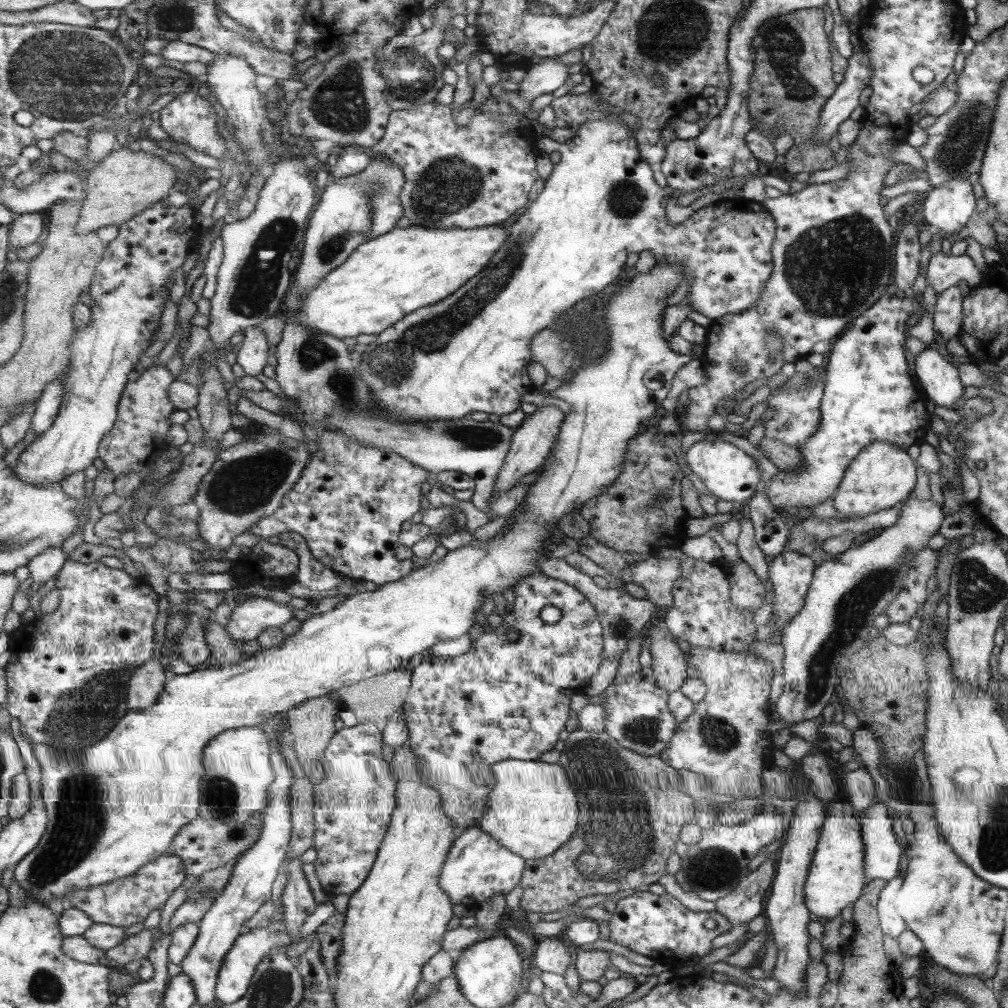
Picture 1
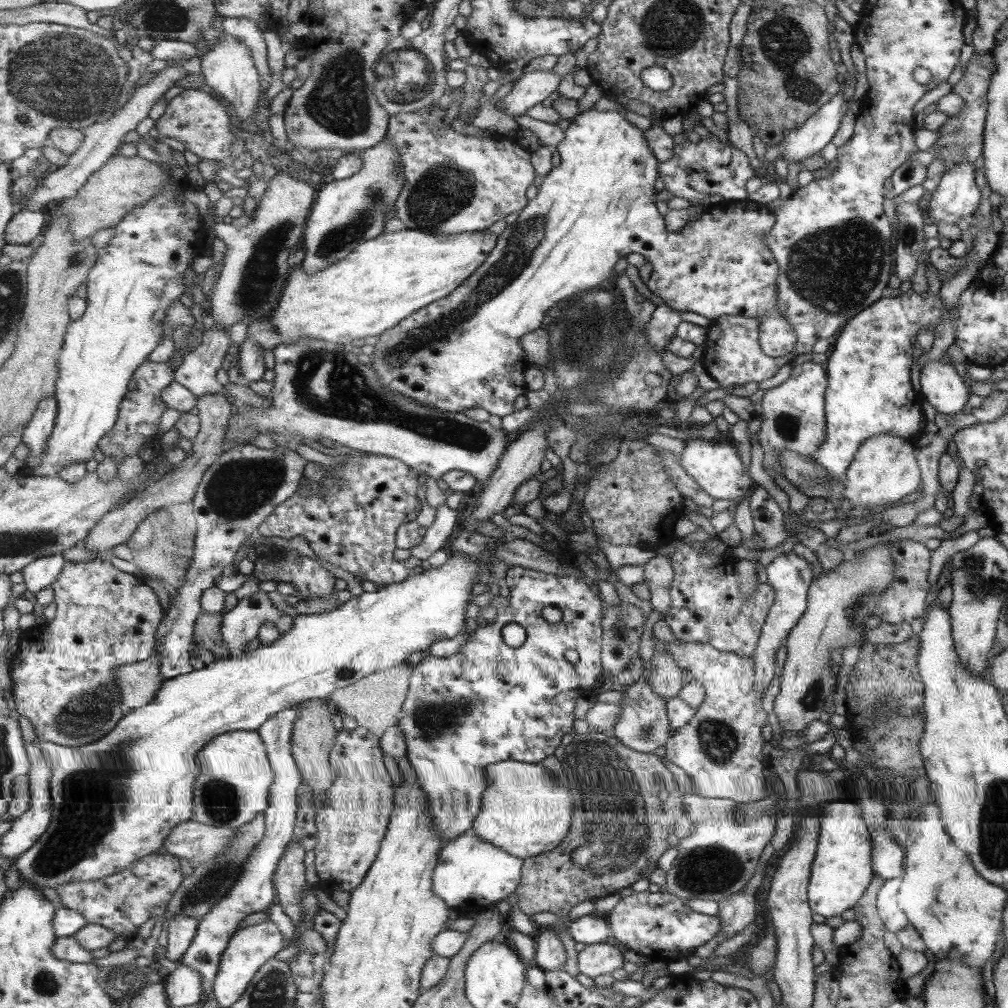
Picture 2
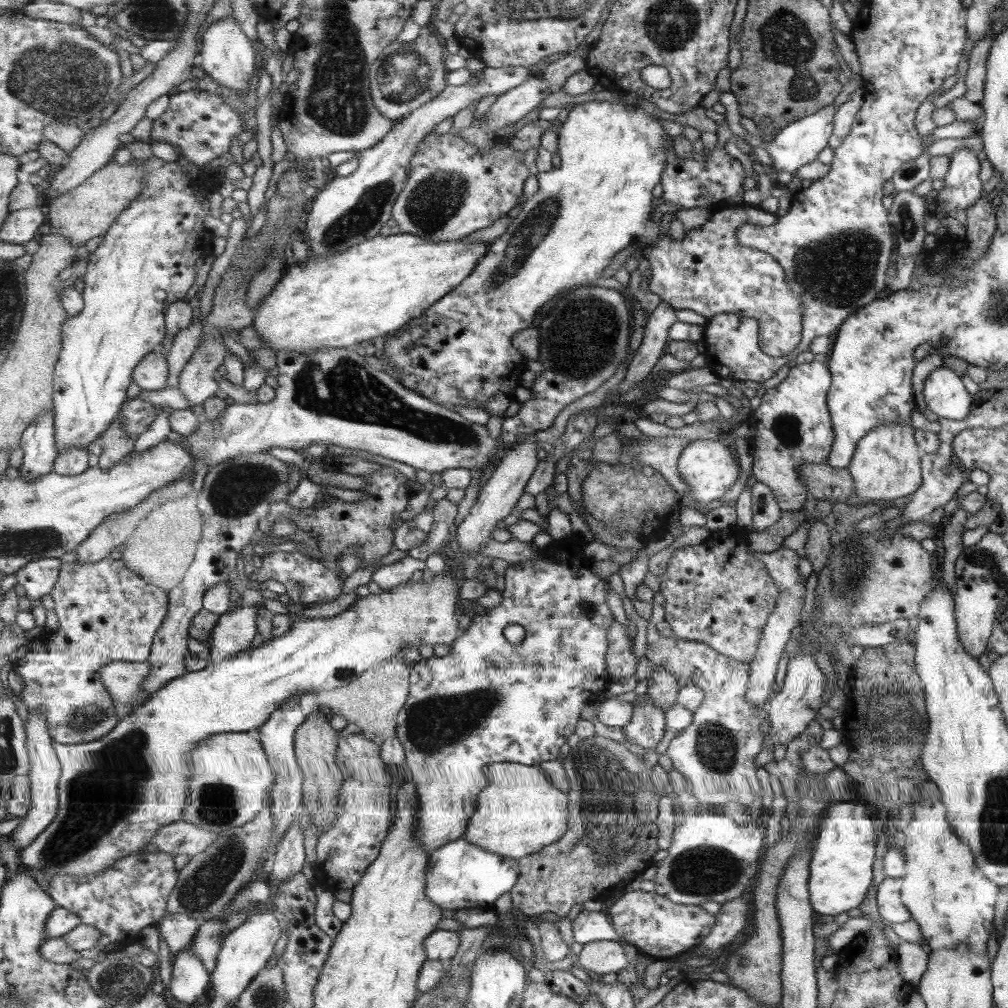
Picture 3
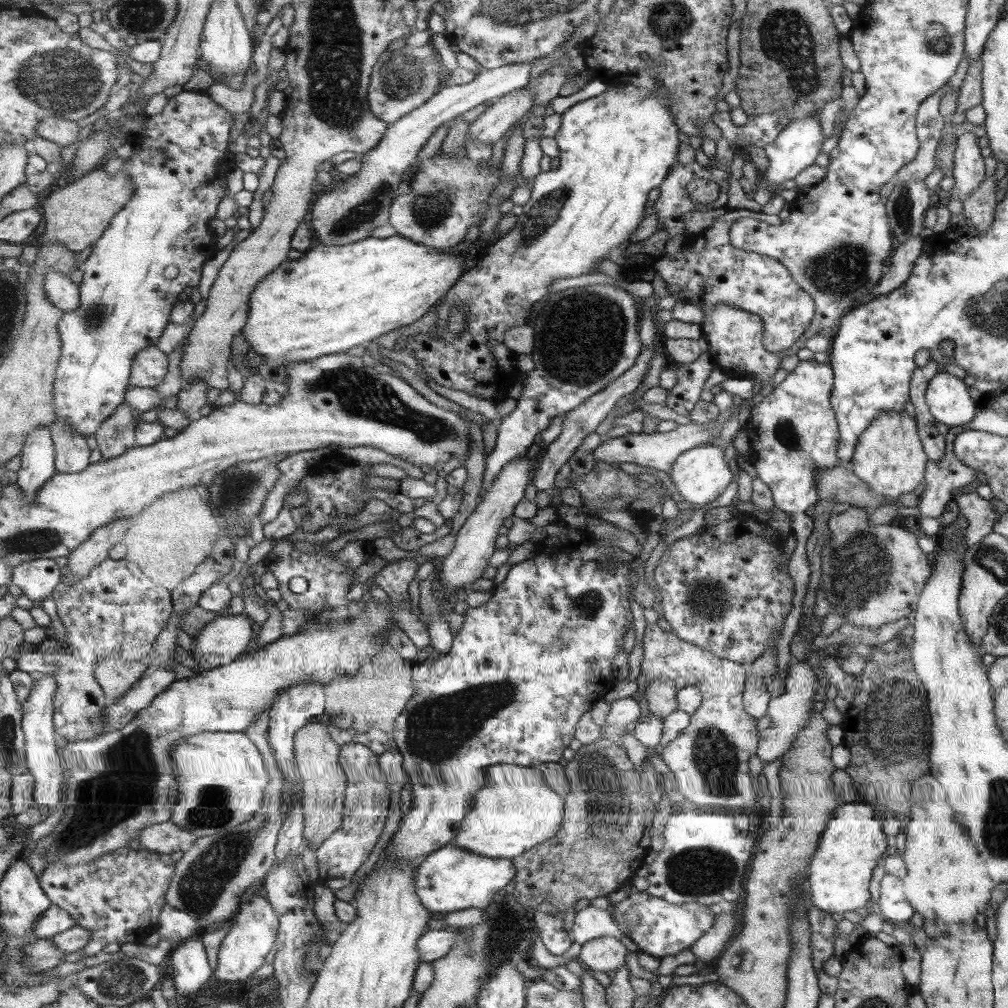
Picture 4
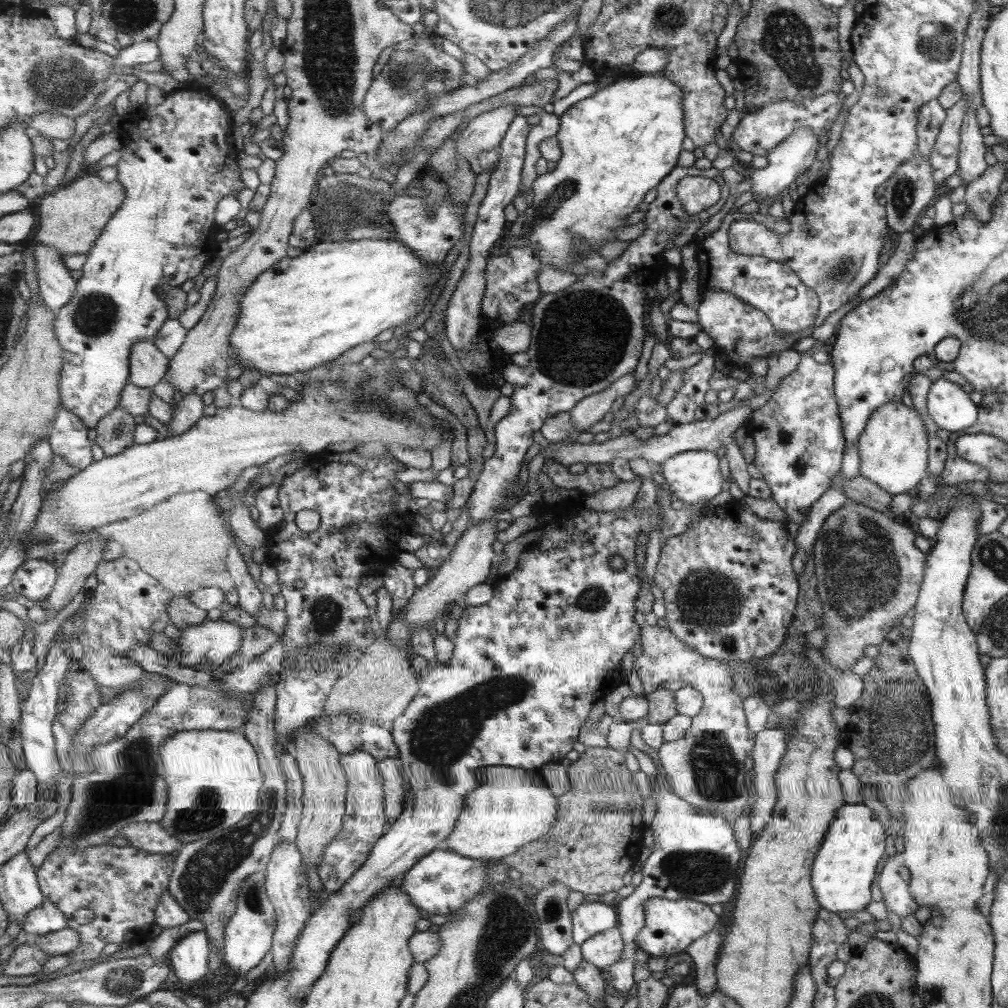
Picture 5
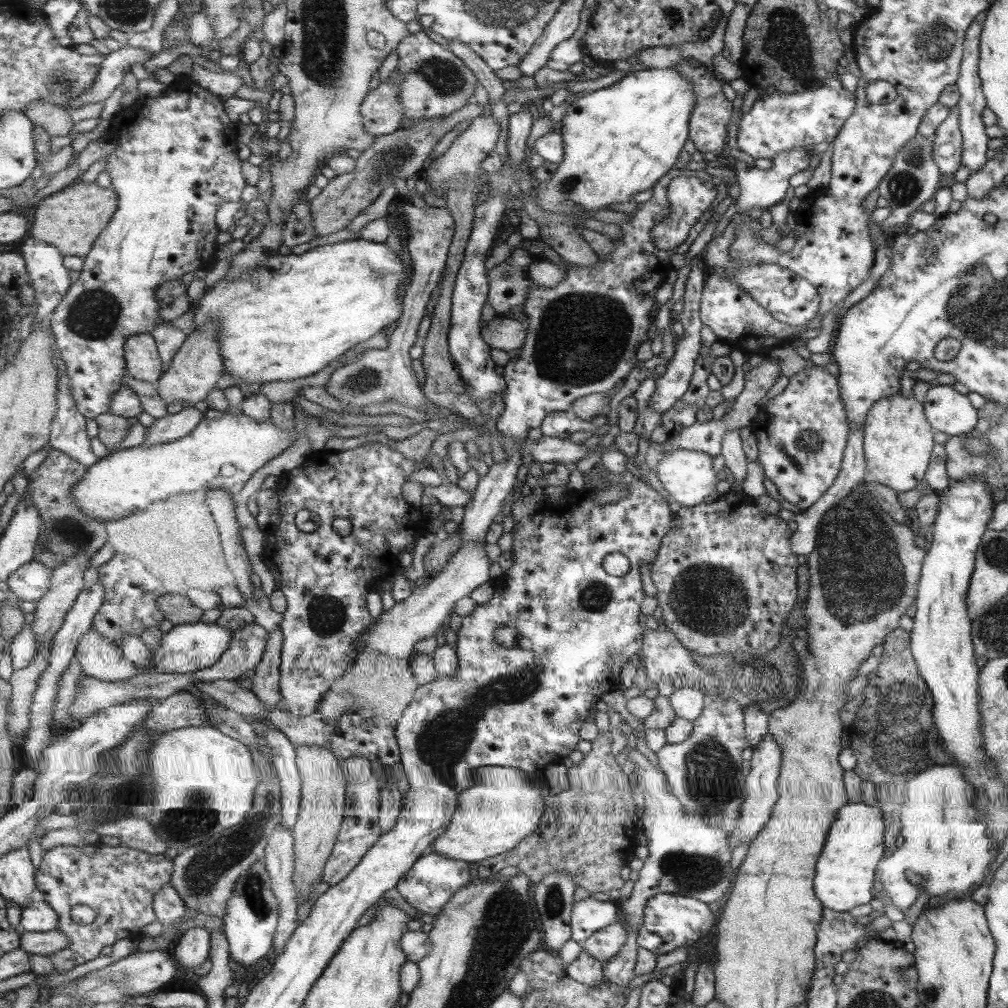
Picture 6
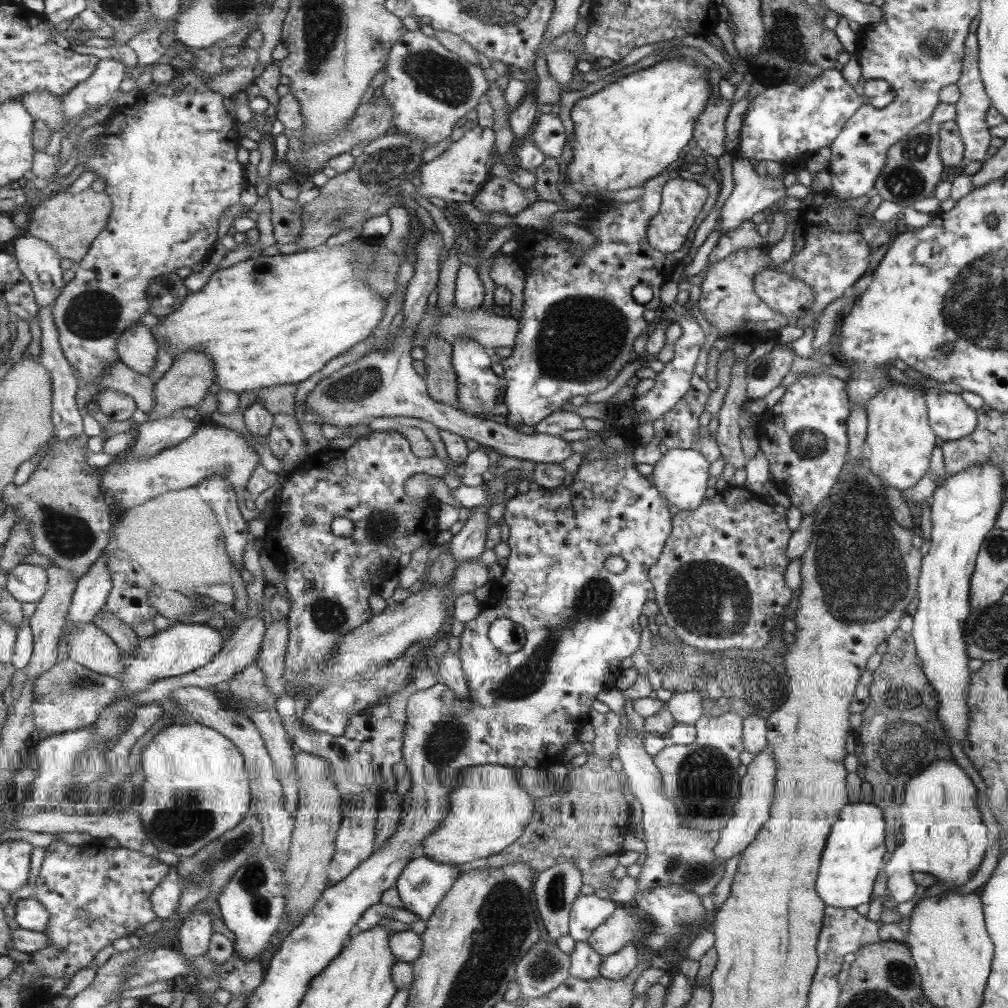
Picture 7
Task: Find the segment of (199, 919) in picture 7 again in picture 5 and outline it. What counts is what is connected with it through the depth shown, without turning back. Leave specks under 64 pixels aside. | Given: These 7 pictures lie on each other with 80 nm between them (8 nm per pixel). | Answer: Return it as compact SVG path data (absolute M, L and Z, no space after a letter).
M205 930L191 932L189 936L179 939L168 953L173 972L184 986L194 988L213 974L209 969L209 942L211 940Z

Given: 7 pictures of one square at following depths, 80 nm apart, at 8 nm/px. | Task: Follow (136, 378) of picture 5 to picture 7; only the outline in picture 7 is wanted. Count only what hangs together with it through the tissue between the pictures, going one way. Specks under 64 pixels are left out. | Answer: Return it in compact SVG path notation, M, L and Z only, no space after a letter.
M141 323L132 326L121 335L117 348L120 360L131 370L152 376L160 349L153 328Z

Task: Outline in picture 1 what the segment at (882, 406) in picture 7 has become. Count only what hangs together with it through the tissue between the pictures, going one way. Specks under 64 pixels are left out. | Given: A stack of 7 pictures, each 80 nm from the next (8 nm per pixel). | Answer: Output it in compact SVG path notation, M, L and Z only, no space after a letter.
M874 441L861 450L845 470L844 479L837 485L832 496L833 508L843 519L867 516L878 510L893 508L913 490L916 481L916 464L905 449L897 444Z

